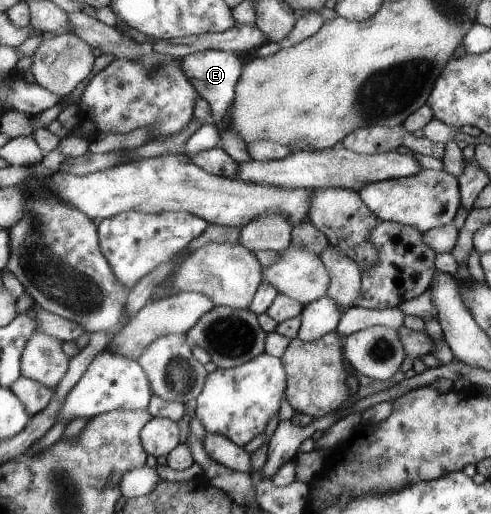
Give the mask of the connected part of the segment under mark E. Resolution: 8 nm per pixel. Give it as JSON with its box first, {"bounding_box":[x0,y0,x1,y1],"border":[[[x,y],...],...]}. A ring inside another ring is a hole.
{"bounding_box":[182,50,254,165],"border":[[[221,50],[196,51],[195,53],[185,56],[182,60],[182,68],[197,88],[200,96],[209,100],[212,105],[212,122],[219,128],[222,137],[221,146],[235,161],[241,165],[254,160],[251,155],[249,144],[241,139],[241,136],[231,127],[231,112],[236,98],[237,82],[244,72],[244,62],[240,56]]]}

